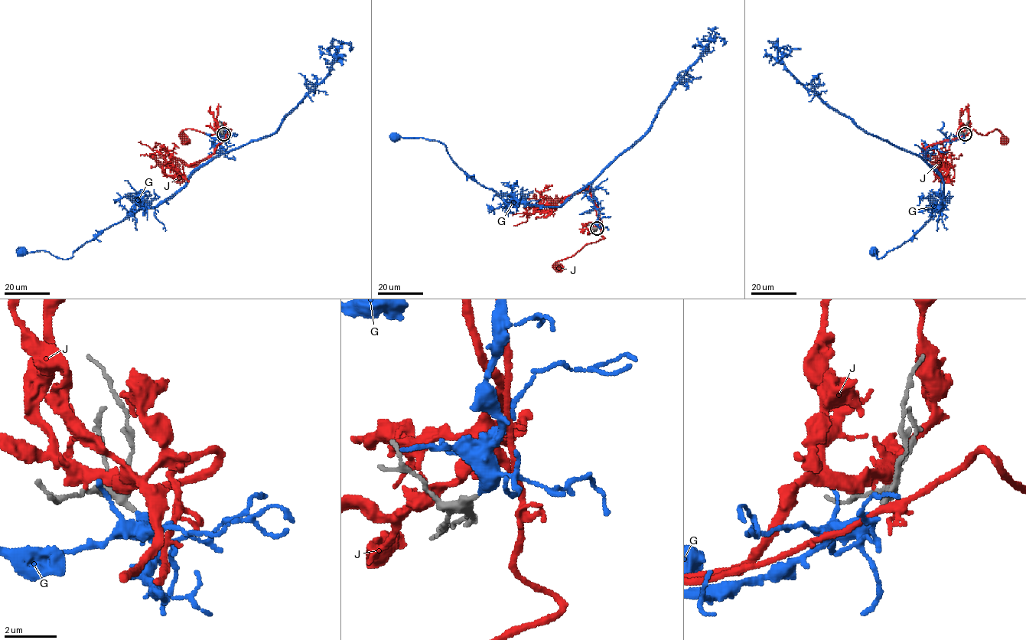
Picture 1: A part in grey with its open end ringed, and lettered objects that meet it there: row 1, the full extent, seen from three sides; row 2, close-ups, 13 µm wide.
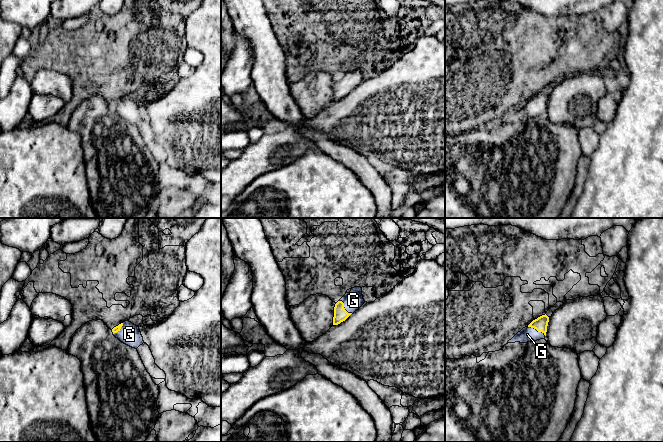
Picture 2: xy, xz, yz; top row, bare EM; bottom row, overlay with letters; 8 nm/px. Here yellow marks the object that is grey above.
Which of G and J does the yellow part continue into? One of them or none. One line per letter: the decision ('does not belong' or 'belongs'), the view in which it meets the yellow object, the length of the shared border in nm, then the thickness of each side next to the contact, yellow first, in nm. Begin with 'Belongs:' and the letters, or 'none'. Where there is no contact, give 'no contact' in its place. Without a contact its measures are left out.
Belongs: G
G: belongs; meets yellow in yz; contact 170 nm long; 110 nm thick on the yellow side, 120 nm on the other
J: does not belong; no contact

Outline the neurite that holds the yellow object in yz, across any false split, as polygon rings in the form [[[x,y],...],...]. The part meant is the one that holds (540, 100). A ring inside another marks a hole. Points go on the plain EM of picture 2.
[[[545,90],[533,96],[527,103],[518,108],[508,119],[527,119],[544,115],[547,108],[549,93]]]

